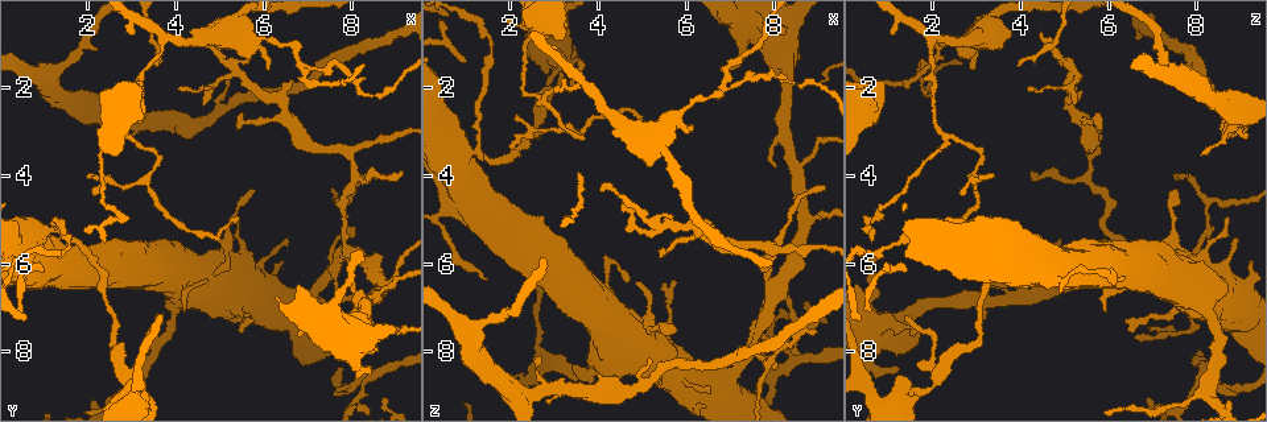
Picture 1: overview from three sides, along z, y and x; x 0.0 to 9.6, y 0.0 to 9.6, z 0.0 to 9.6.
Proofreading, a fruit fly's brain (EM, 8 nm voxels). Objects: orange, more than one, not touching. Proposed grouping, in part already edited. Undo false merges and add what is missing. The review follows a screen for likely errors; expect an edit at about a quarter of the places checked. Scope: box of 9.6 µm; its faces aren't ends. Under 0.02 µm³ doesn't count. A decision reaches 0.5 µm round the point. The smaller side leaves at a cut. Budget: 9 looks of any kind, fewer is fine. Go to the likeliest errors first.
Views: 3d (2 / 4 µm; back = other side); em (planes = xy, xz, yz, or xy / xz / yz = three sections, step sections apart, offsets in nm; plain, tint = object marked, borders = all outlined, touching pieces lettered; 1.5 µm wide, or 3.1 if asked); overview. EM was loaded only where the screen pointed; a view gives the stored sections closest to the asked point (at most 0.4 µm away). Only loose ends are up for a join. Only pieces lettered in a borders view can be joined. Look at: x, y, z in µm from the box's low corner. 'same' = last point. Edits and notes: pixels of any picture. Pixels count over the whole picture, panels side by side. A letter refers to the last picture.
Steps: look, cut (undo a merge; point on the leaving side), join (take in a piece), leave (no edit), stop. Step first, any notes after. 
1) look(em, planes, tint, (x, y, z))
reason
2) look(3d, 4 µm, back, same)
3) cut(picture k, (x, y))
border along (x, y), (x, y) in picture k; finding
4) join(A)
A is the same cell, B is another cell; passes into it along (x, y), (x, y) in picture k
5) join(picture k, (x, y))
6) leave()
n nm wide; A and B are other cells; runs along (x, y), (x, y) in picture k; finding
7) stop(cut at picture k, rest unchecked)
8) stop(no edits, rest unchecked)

look(em, xy, step 4, borders, (8.50, 2.25, 1.95))
branch stops here

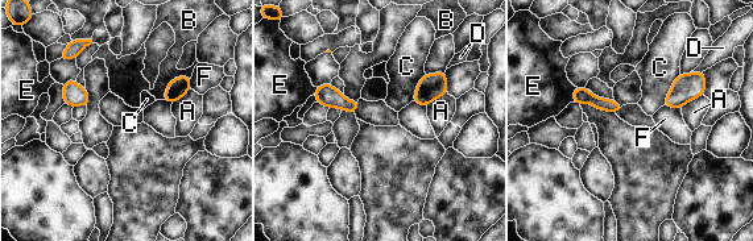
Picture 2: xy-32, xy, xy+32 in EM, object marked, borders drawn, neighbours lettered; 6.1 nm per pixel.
leave()
A, B, C, D, E and F are other cells; runs along (575, 95), (617, 107) in picture 2; no lettered piece goes on from it

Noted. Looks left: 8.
look(em, yz, step 4, plain, (8.25, 5.70, 0.80))
branch stops here

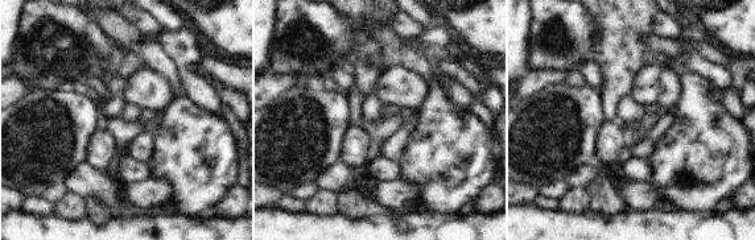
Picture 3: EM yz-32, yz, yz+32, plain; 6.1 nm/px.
look(em, yz, step 4, borders, same)
what lies round it

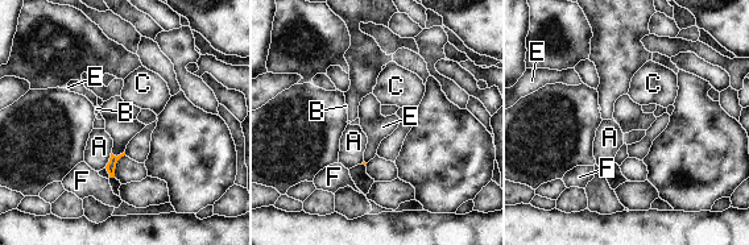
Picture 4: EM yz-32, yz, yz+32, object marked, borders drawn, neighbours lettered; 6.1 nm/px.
leave()
A, B, C, E and F are other cells; none of them fits

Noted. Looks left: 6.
look(em, planes, borders, (3.70, 0.85, 1.95))
three-way junction

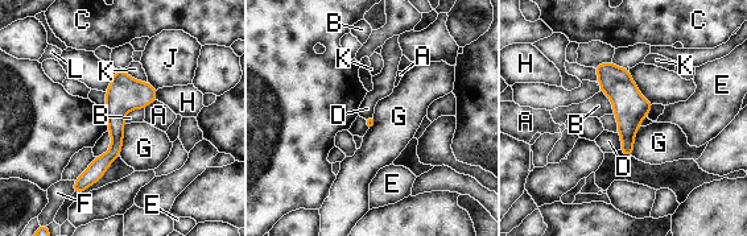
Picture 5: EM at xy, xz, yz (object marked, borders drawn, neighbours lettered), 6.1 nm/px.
leave()
A, B, C, D, E, F, G, H, J, K and L are other cells; all the same neuron

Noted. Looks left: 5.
look(em, yz, step 4, tint, (2.75, 3.10, 2.25))
a fork

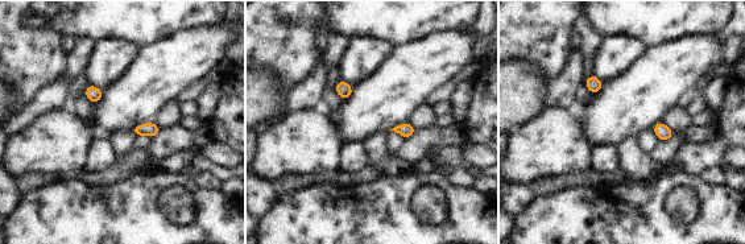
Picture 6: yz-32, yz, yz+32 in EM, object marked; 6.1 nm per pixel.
look(em, xz, step 8, borders, same)
cut it another way

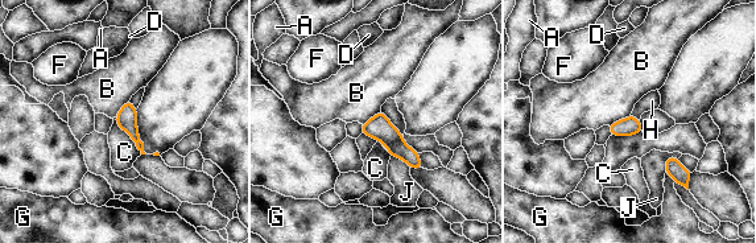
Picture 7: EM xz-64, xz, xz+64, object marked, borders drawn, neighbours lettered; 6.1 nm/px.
leave()
A, B, C, D, F, G, H and J are other cells; one neuron here

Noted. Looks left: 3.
stop(no edits, rest unchecked)

